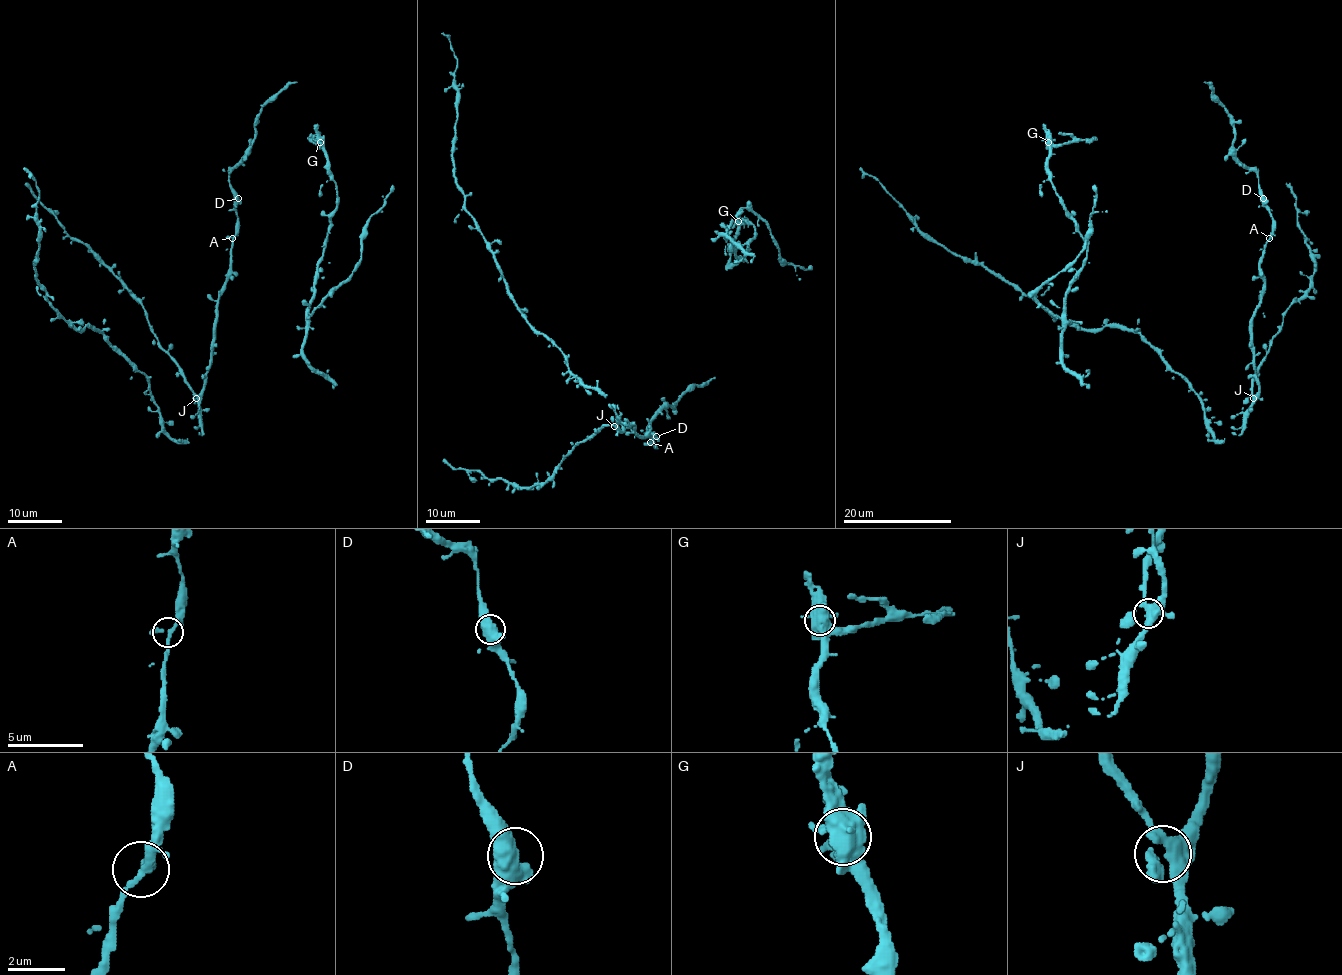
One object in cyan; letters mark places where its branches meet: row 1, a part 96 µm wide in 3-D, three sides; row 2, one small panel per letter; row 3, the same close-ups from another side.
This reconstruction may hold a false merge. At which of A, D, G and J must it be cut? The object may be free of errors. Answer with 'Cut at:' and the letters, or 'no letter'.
Cut at: G

